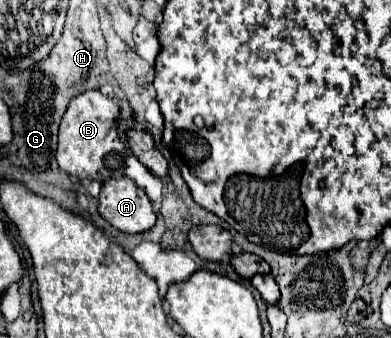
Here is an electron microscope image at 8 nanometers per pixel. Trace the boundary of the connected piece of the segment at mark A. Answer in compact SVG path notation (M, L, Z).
M127 176L109 178L99 196L99 214L117 230L125 234L139 234L149 230L157 216L147 194Z

